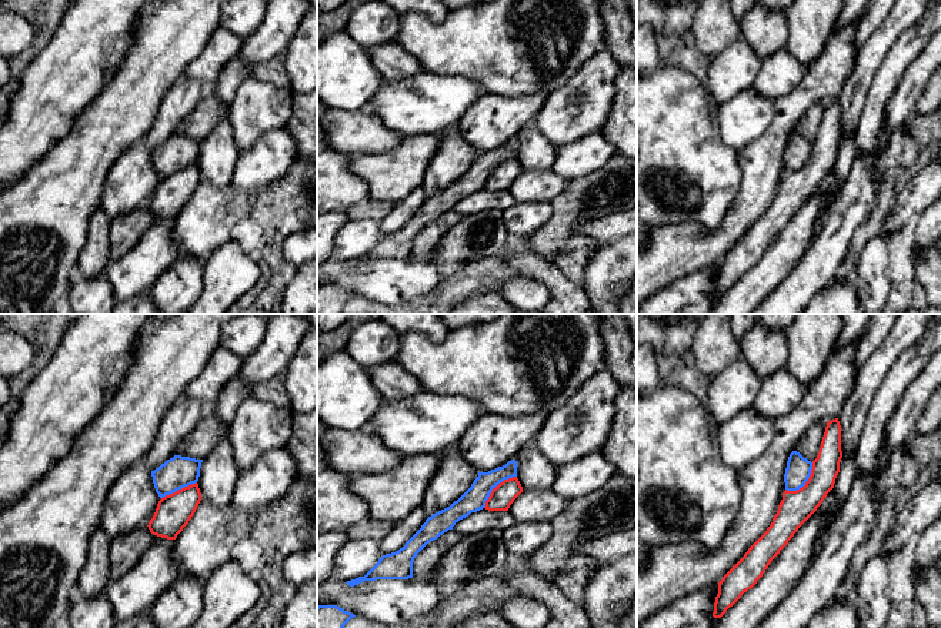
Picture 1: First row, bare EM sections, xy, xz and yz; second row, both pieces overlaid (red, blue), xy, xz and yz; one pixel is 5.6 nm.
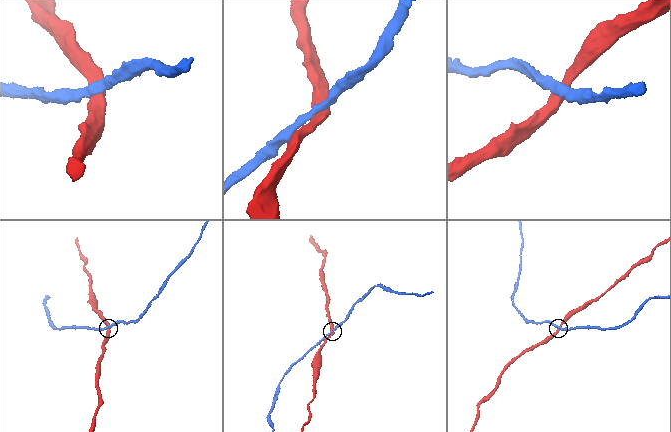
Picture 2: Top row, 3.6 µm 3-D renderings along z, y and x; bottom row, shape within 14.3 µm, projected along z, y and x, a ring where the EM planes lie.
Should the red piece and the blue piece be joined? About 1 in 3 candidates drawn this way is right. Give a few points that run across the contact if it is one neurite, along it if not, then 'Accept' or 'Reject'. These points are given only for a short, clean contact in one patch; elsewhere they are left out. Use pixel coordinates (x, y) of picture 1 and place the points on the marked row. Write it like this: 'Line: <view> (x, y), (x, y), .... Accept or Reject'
Line: xz (516, 475), (503, 480), (491, 491), (483, 507). Reject

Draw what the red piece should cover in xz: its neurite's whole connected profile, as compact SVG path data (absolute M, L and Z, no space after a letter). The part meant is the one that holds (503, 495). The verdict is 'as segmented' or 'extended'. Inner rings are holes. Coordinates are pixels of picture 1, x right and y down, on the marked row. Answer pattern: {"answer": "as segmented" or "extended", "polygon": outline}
{"answer": "as segmented", "polygon": "M517 477L504 480L493 488L484 508L488 511L508 511L510 505L521 492L523 487Z"}

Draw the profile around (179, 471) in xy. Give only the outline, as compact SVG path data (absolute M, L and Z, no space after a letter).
M174 455L151 471L153 484L160 498L184 487L196 484L200 477L203 460Z

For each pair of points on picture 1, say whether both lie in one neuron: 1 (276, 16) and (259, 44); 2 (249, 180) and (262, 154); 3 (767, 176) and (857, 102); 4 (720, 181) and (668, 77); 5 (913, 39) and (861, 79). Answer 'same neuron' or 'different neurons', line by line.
1: same neuron
2: same neuron
3: different neurons
4: same neuron
5: different neurons

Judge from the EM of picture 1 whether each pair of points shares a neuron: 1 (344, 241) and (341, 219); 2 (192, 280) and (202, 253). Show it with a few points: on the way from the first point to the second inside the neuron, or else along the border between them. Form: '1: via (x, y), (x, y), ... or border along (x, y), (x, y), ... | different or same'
1: border along (349, 219), (336, 234), (331, 256) | different
2: border along (179, 256), (194, 259), (203, 267) | different

